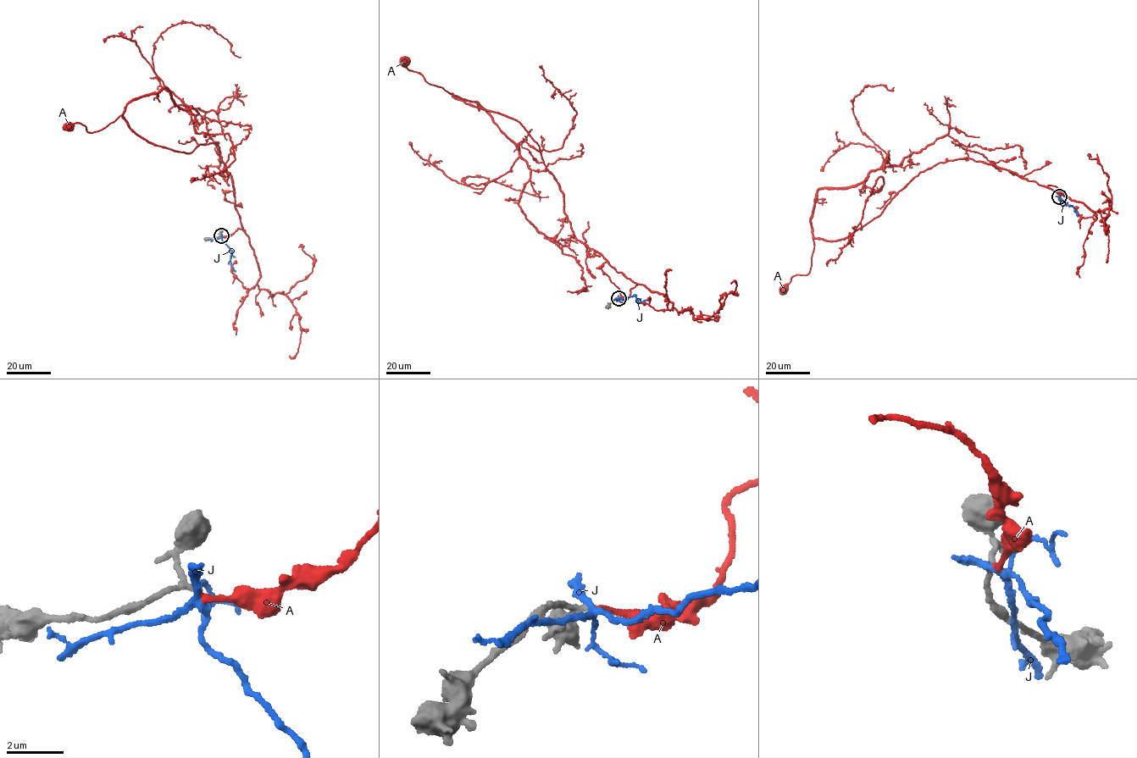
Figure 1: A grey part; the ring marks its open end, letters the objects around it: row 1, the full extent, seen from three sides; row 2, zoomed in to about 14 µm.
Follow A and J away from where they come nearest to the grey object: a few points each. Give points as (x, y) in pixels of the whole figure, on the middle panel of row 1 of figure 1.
A: (619, 298), (636, 284), (574, 236), (557, 180), (519, 123), (457, 99), (407, 69), (405, 60)
J: (618, 297), (633, 296), (640, 302), (647, 299)

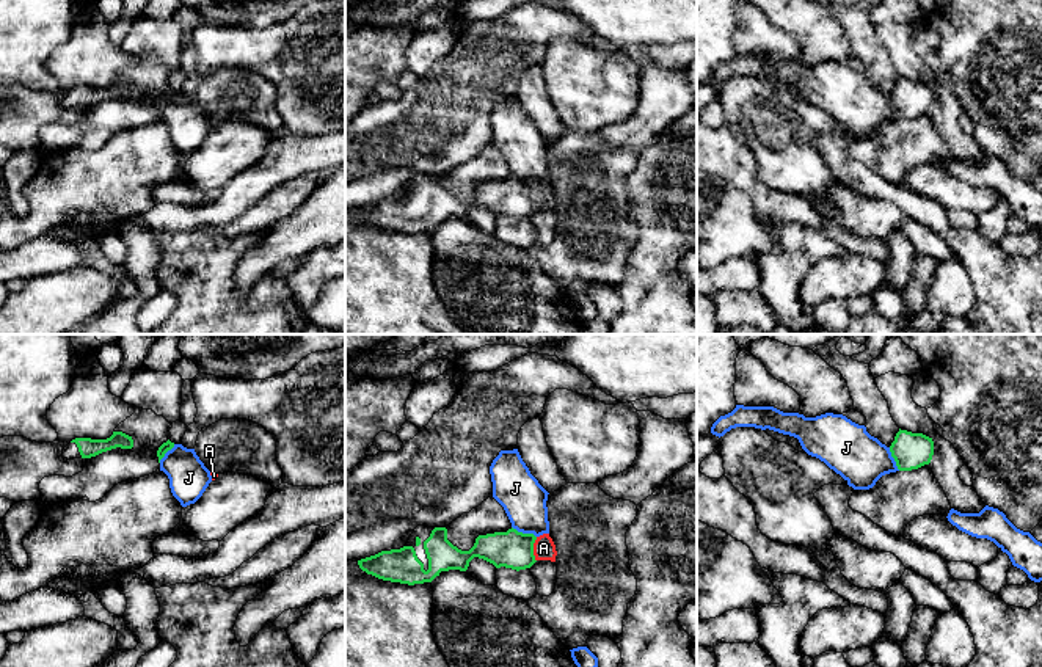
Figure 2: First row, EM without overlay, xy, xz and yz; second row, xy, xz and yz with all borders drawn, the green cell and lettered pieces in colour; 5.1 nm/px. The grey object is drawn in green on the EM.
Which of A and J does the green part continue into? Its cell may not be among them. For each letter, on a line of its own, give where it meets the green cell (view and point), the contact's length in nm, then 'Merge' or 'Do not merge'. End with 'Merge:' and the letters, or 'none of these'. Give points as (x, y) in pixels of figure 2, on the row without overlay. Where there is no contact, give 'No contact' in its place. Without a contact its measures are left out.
A: Touches green at xz (532, 198). Shared border 130 nm. Merge
J: Touches green at xz (524, 182). Shared border 140 nm. Do not merge
Merge: A

